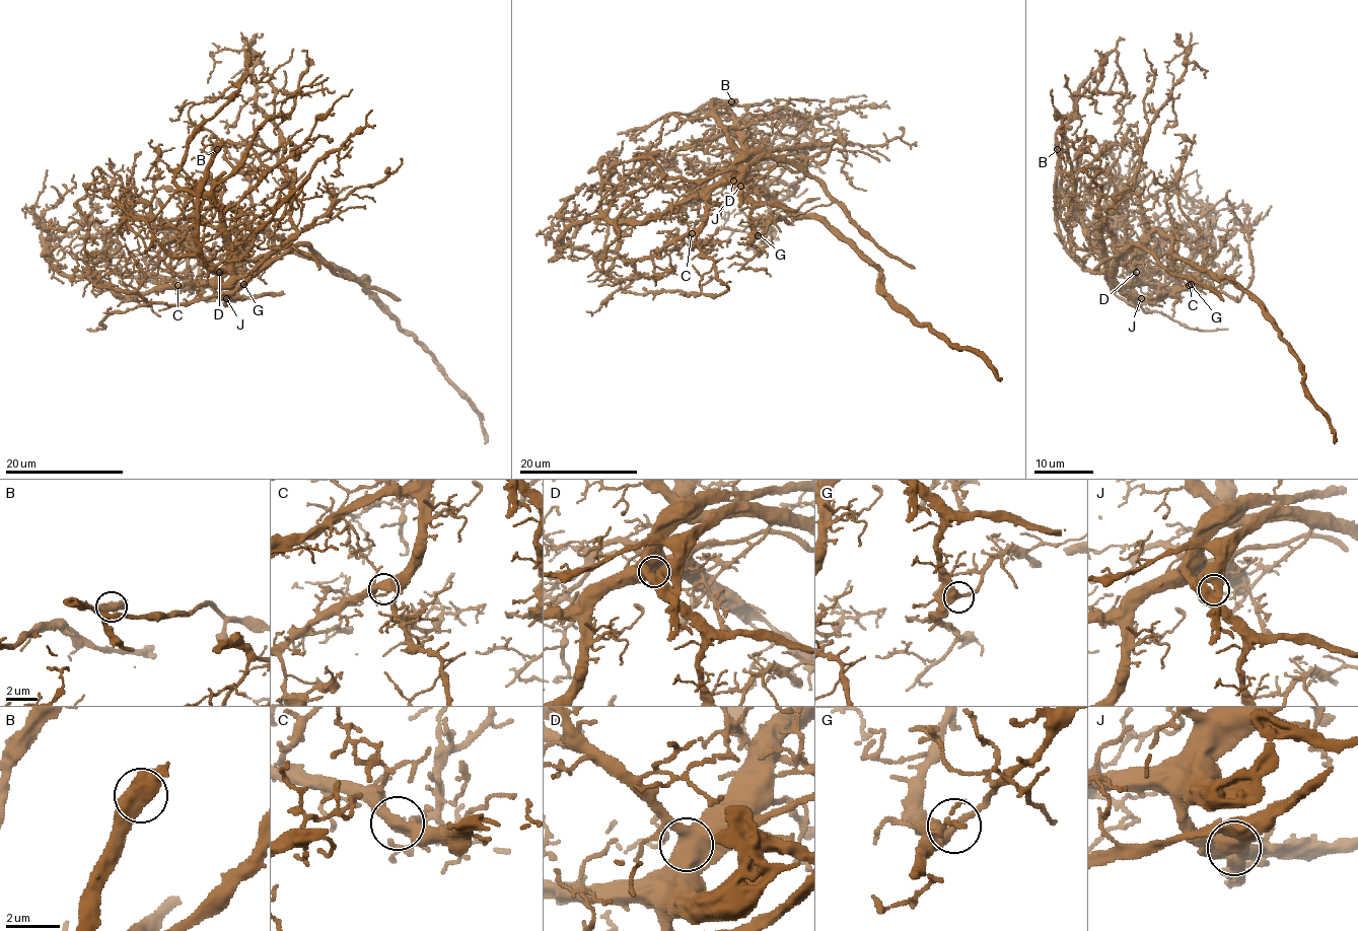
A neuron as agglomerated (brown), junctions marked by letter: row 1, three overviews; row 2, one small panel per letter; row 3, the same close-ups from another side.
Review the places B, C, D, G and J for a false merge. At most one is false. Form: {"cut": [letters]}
{"cut": ["J"]}

